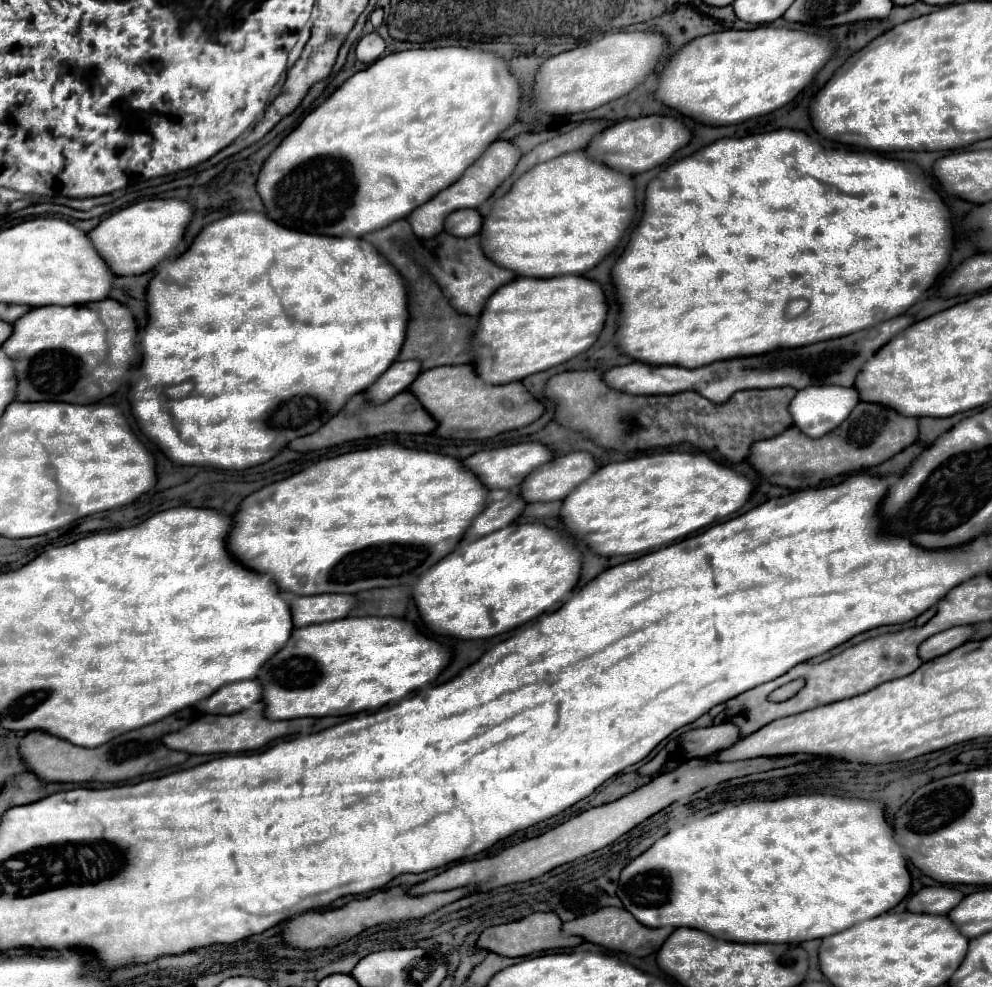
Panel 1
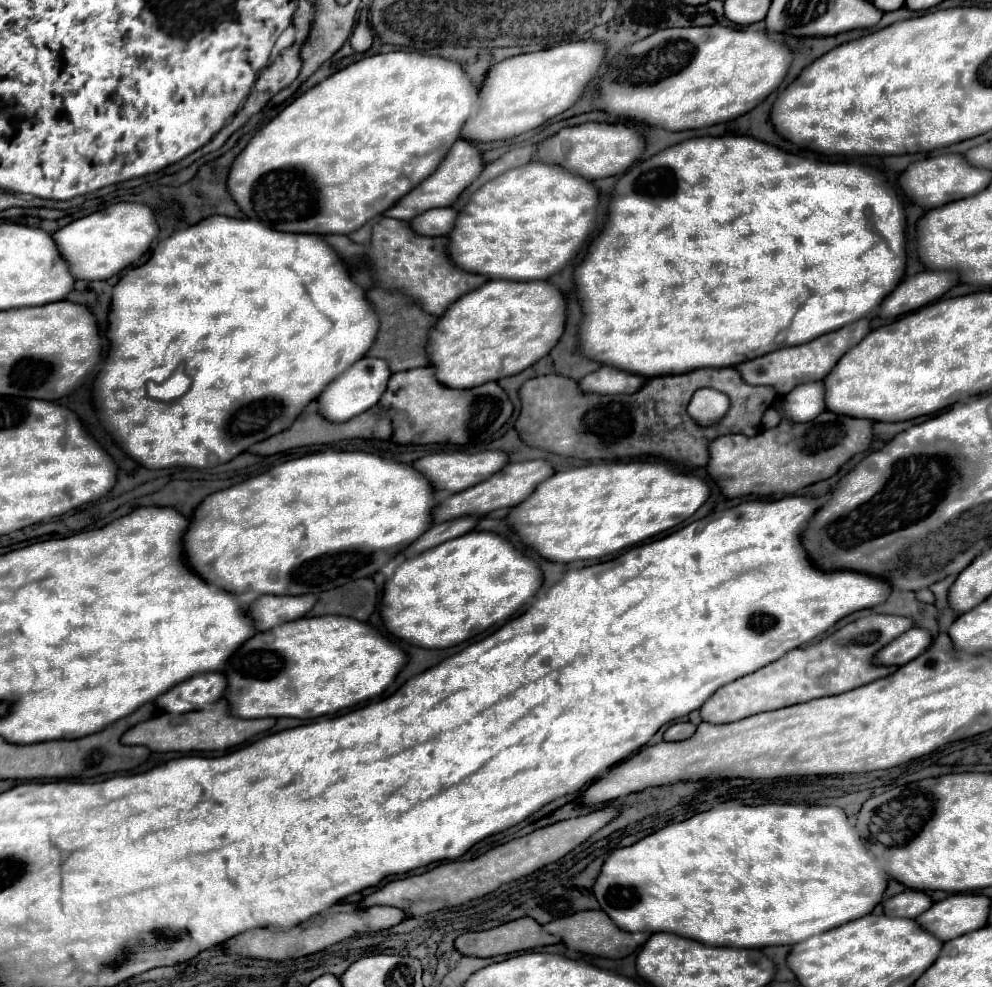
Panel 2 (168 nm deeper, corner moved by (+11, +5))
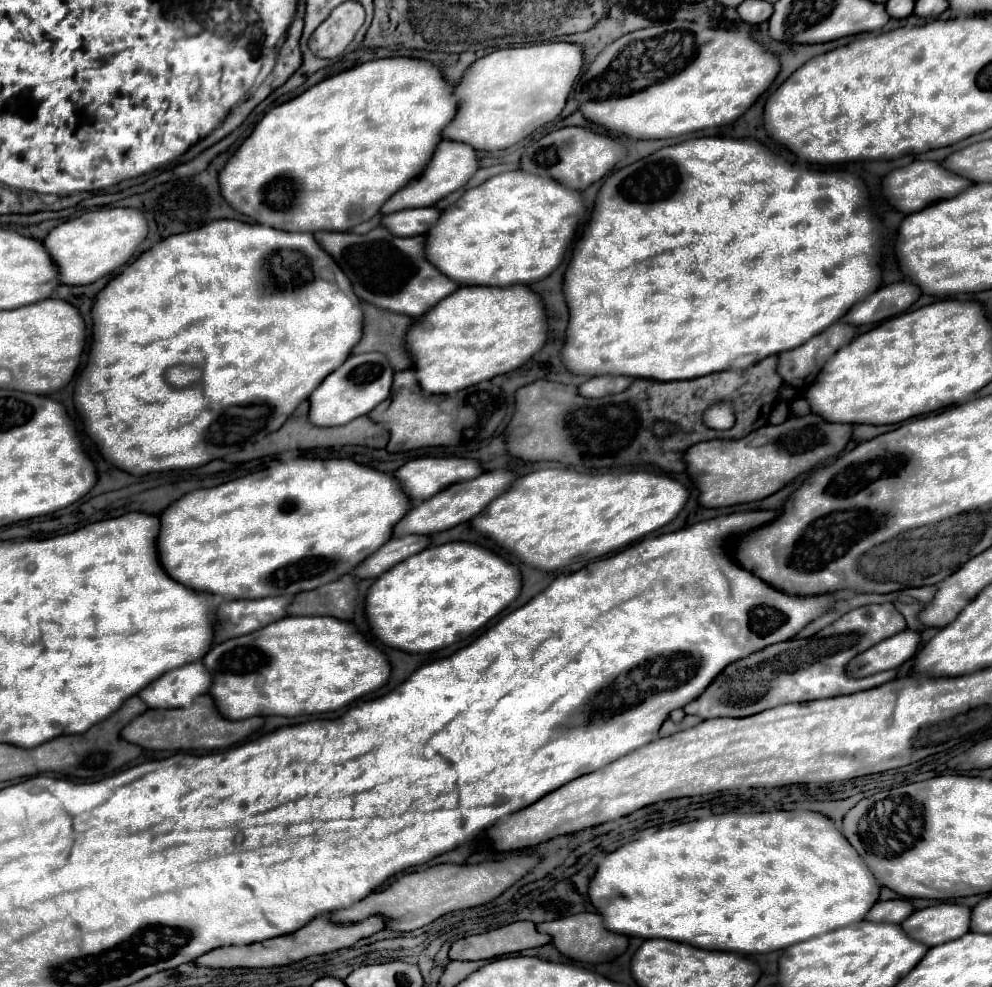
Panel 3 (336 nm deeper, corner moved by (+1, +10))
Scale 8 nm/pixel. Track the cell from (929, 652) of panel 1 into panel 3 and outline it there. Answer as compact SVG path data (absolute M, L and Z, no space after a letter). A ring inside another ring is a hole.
M905 629L873 645L873 649L867 649L865 653L859 653L857 657L853 657L853 661L849 661L847 665L847 673L851 677L869 677L879 671L895 669L917 653L919 641L921 637L917 631Z

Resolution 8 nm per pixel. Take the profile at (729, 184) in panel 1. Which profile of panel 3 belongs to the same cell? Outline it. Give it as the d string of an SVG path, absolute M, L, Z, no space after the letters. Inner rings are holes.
M701 137L701 139L689 139L683 141L679 145L671 145L671 147L663 147L659 151L655 151L653 155L631 163L627 167L617 169L613 175L609 175L603 183L603 187L599 189L597 201L595 201L595 209L593 215L581 235L581 239L577 241L569 267L565 271L563 277L563 295L565 295L565 303L569 307L569 325L567 325L567 339L565 345L561 349L561 361L565 359L565 367L569 373L575 375L589 375L589 377L599 377L599 375L623 375L623 377L633 377L633 379L655 379L655 381L679 381L679 379L695 379L695 377L703 377L709 373L717 373L717 371L725 371L729 369L745 369L755 363L759 363L761 359L769 357L769 355L777 355L789 349L795 349L799 345L803 345L805 341L809 341L811 337L815 337L817 333L821 333L823 329L827 329L831 323L837 323L855 303L863 301L869 293L877 291L877 287L881 285L881 245L883 245L883 237L881 237L881 223L879 219L873 215L871 205L867 201L867 189L865 183L845 171L811 171L805 167L799 167L795 163L785 161L783 157L769 153L769 149L765 149L761 143L753 141L753 139L727 139L727 137Z

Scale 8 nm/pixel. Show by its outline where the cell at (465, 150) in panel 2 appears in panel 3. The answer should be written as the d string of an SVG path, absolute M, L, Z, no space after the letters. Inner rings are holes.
M443 139L437 143L437 149L435 149L429 165L425 165L425 173L421 173L421 177L415 177L413 181L409 181L409 185L405 185L405 189L399 189L393 197L389 197L389 201L383 203L381 213L387 215L387 213L411 209L411 207L431 207L445 195L463 187L473 177L475 171L477 171L477 157L475 157L473 147L469 147L465 143Z

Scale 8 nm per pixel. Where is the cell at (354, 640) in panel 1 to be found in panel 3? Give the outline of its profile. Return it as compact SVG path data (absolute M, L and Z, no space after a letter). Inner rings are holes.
M283 617L257 633L245 637L227 639L213 645L201 659L205 669L213 673L213 689L209 695L215 701L215 709L225 719L247 719L253 715L317 715L337 711L361 699L367 693L381 689L391 673L389 661L381 649L377 649L367 637L363 637L349 621L335 617Z

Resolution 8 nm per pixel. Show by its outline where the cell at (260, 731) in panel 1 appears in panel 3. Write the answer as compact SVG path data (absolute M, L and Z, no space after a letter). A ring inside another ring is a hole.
M201 695L193 705L185 709L147 709L145 713L137 715L129 725L121 729L121 737L129 743L135 743L143 749L161 749L161 751L195 751L195 749L227 749L237 741L249 737L255 729L263 725L261 717L241 719L241 721L227 721L223 719L209 695Z

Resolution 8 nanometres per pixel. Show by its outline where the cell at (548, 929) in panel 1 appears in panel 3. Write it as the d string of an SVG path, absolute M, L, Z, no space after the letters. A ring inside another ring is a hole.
M519 921L505 925L501 929L471 935L455 941L449 949L449 959L453 961L477 961L477 959L493 959L501 955L519 953L525 949L547 945L551 939L535 929L529 921Z

